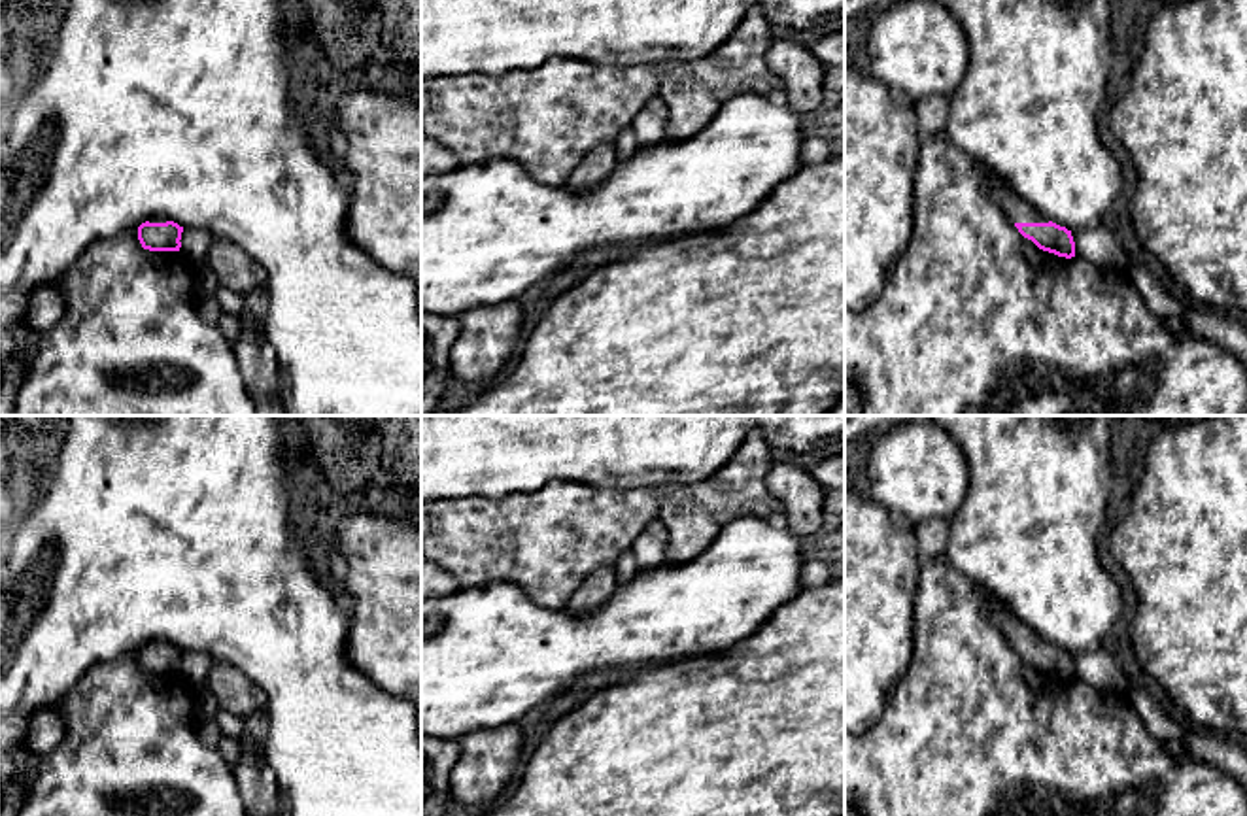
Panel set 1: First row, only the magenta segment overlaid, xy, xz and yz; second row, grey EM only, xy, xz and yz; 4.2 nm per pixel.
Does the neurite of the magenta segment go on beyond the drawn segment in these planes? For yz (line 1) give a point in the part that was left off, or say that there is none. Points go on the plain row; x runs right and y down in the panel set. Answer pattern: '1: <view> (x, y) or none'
1: yz (1015, 631)

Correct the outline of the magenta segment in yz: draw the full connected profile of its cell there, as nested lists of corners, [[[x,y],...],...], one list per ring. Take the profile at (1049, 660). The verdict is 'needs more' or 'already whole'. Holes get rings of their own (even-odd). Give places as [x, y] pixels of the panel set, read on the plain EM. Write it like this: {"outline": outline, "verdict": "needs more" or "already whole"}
{"outline": [[[988,603],[986,610],[994,625],[1015,646],[1024,661],[1032,663],[1039,672],[1058,680],[1075,680],[1071,654],[1039,638],[1026,623],[1015,618],[999,603]]], "verdict": "needs more"}

